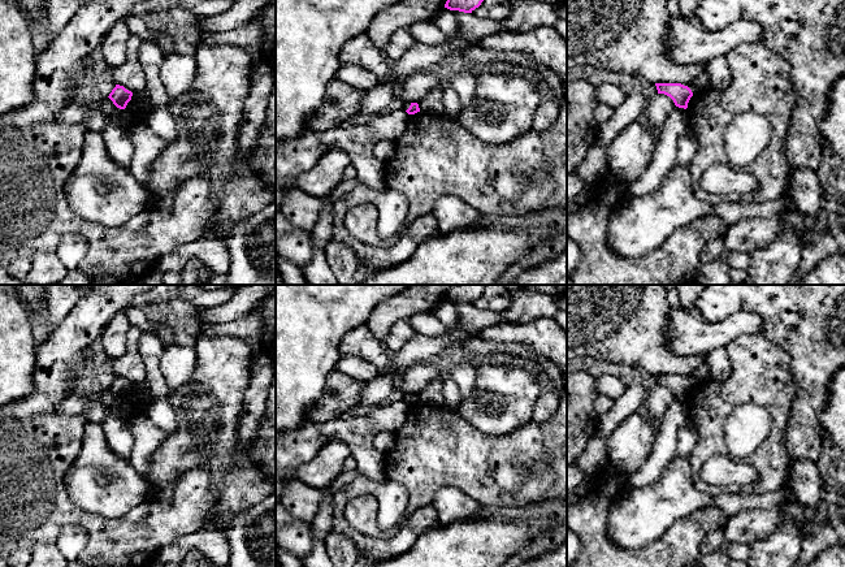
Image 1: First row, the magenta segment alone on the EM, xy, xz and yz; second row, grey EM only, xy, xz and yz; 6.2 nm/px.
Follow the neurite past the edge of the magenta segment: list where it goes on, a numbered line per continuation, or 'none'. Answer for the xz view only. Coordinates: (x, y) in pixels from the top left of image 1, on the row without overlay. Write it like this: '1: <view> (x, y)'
none

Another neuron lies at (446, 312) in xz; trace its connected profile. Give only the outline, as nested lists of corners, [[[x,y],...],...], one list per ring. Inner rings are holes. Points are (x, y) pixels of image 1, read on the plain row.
[[[443,299],[433,311],[437,319],[446,326],[454,328],[459,324],[459,313],[452,302]]]

